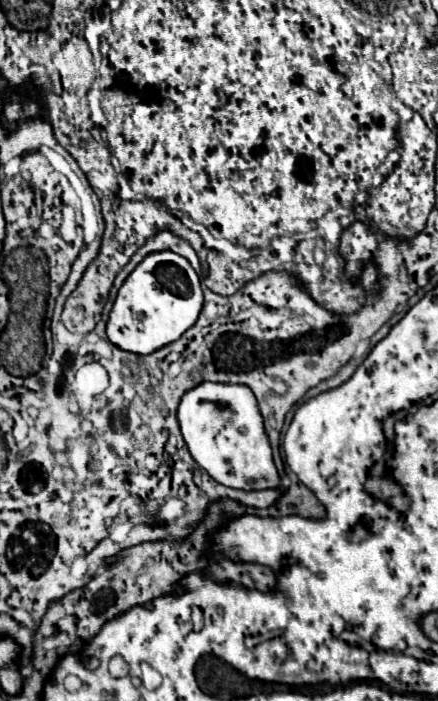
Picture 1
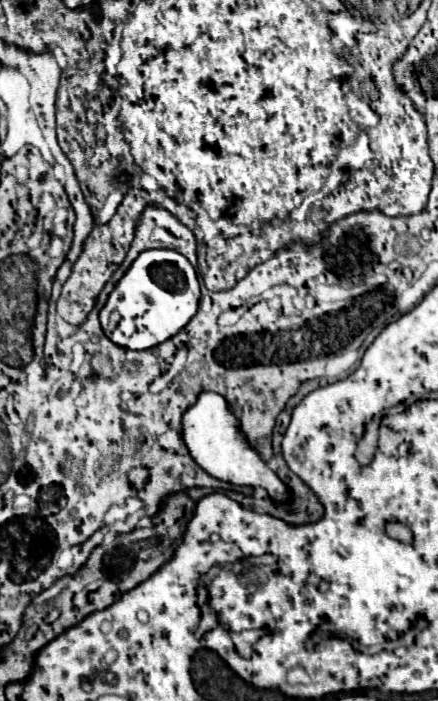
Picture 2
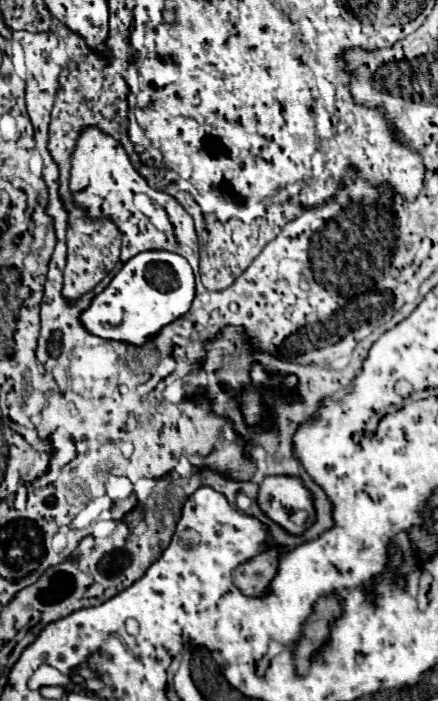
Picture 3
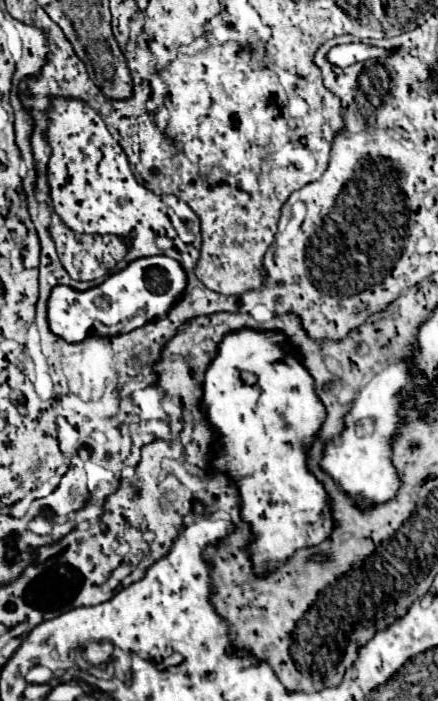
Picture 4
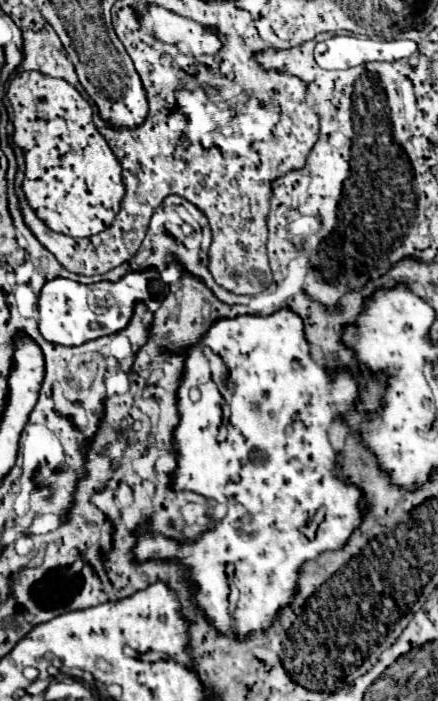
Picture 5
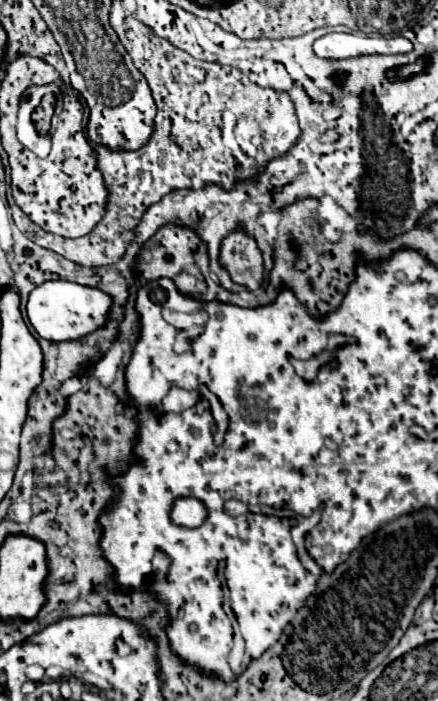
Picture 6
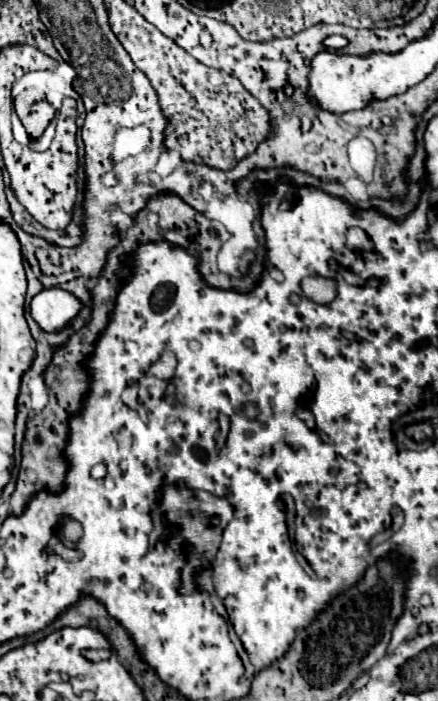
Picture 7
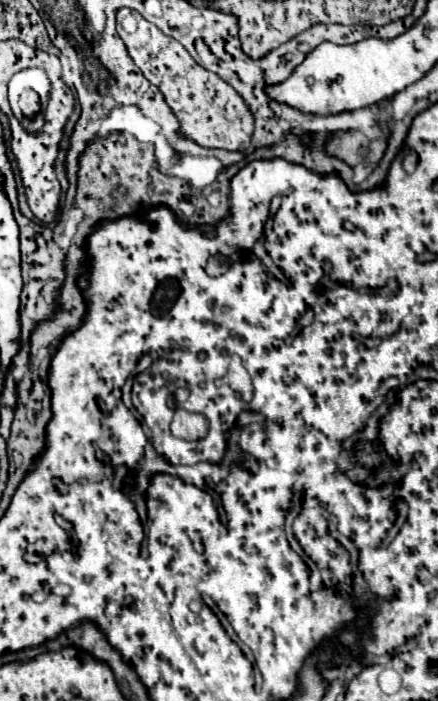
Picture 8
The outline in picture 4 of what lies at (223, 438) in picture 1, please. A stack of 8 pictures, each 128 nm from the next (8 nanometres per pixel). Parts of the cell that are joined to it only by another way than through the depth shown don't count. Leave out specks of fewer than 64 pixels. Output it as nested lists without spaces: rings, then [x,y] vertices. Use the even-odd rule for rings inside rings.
[[[248,328],[232,332],[220,342],[218,358],[212,360],[204,380],[204,410],[208,422],[224,438],[224,450],[214,456],[212,466],[234,478],[240,488],[242,518],[252,522],[254,534],[258,536],[250,544],[250,558],[258,574],[282,566],[298,548],[320,544],[332,528],[328,496],[324,496],[322,484],[318,484],[306,468],[306,448],[326,418],[326,410],[314,392],[312,376],[308,376],[298,356],[286,356],[282,352],[284,342],[286,338],[276,332],[254,332]],[[242,370],[256,372],[256,382],[244,384],[240,376]]]

